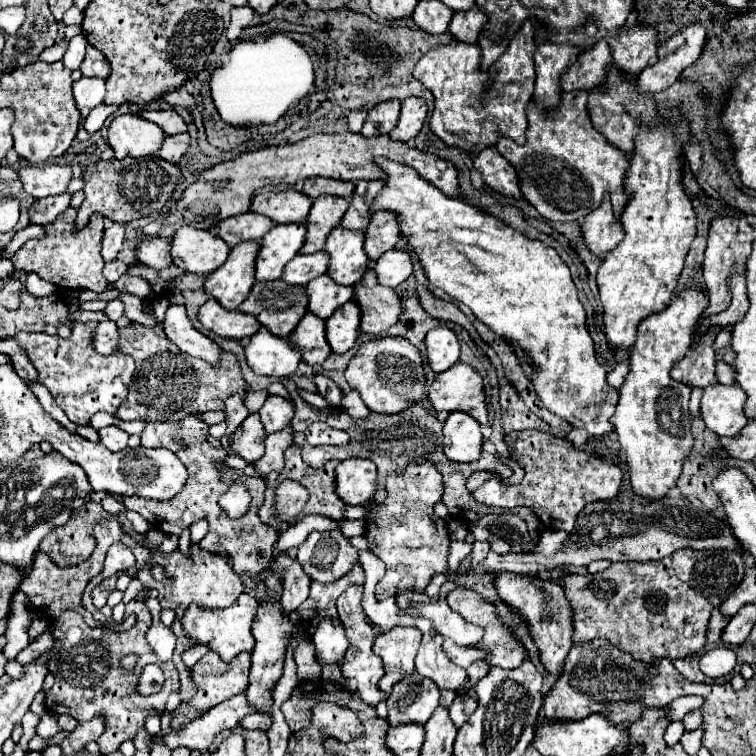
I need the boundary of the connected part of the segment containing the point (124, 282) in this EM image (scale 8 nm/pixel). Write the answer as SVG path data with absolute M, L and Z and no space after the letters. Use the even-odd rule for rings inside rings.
M123 276L115 282L115 288L117 290L125 290L125 292L131 292L131 294L137 294L139 298L143 300L149 300L149 294L151 294L151 286L149 282L145 282L143 278L133 278L133 276Z

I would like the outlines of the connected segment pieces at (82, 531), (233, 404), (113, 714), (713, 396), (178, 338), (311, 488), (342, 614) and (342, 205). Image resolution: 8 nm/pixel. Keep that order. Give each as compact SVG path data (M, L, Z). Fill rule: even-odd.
M87 502L87 506L81 506L71 514L69 522L61 528L55 528L43 542L39 544L39 550L45 552L49 558L55 560L57 566L73 566L81 564L89 558L89 554L95 548L93 538L93 526L99 520L111 518L99 504Z
M233 394L231 398L227 398L225 400L225 414L227 414L227 430L225 437L227 441L221 441L223 448L227 451L228 455L234 454L233 450L230 447L232 442L232 435L235 428L251 414L249 410L247 410L247 406L245 406L245 402L243 402L243 396L241 394Z
M137 602L137 622L133 628L125 632L115 632L111 628L87 626L85 618L75 610L65 610L59 618L55 618L55 638L63 642L63 648L49 660L49 670L55 674L55 686L47 692L45 706L53 714L69 714L79 722L89 722L97 714L103 716L106 730L96 741L102 754L109 754L119 748L121 742L133 740L139 728L145 728L145 720L155 714L163 714L167 696L173 690L179 690L179 672L173 662L161 664L165 672L165 686L151 696L139 696L135 692L137 674L123 668L123 658L133 654L137 658L137 666L145 666L149 662L157 662L155 652L145 640L147 630L151 628L151 614L143 602Z
M737 384L707 386L701 398L701 418L715 434L735 436L747 424L747 416L743 416L745 402L747 394Z
M171 304L165 314L163 324L165 324L167 338L173 344L177 344L177 348L181 352L187 352L195 358L203 358L211 366L215 366L219 362L223 348L217 342L213 342L209 336L205 336L203 332L193 328L193 324L185 312L185 306Z
M291 454L287 458L285 478L293 478L307 488L309 500L303 508L303 514L325 514L339 522L345 520L345 502L335 494L335 468L339 460L329 460L323 468L315 470L307 466L299 456Z
M363 584L359 586L349 586L339 598L337 598L337 610L339 610L339 620L343 622L345 626L345 632L347 632L347 638L351 640L351 650L347 652L345 656L345 662L341 666L341 672L345 678L355 678L357 680L357 690L361 694L361 700L367 704L367 706L377 706L379 702L387 700L387 692L381 692L377 682L383 678L385 670L383 670L383 664L381 664L381 658L377 654L373 654L373 640L375 640L375 632L373 632L373 626L367 618L367 614L363 612L361 608L361 598L363 598Z
M323 196L313 200L313 208L307 216L307 240L305 246L301 248L301 254L313 254L325 248L329 232L341 224L347 206L349 200L335 196Z

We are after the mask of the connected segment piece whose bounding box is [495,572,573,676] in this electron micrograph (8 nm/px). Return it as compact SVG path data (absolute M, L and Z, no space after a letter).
M499 572L495 574L495 588L501 600L509 602L515 610L523 614L527 620L533 640L537 642L541 662L549 670L549 674L559 676L563 668L563 660L569 654L573 642L573 626L571 626L571 604L567 604L567 596L563 594L563 586L555 580L543 580L537 576Z

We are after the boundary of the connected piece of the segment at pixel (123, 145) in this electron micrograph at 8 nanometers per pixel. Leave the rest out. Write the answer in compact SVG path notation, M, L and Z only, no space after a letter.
M119 114L109 124L107 142L115 150L115 158L121 160L125 156L149 156L159 152L163 146L163 130L153 122L147 122L141 116Z

